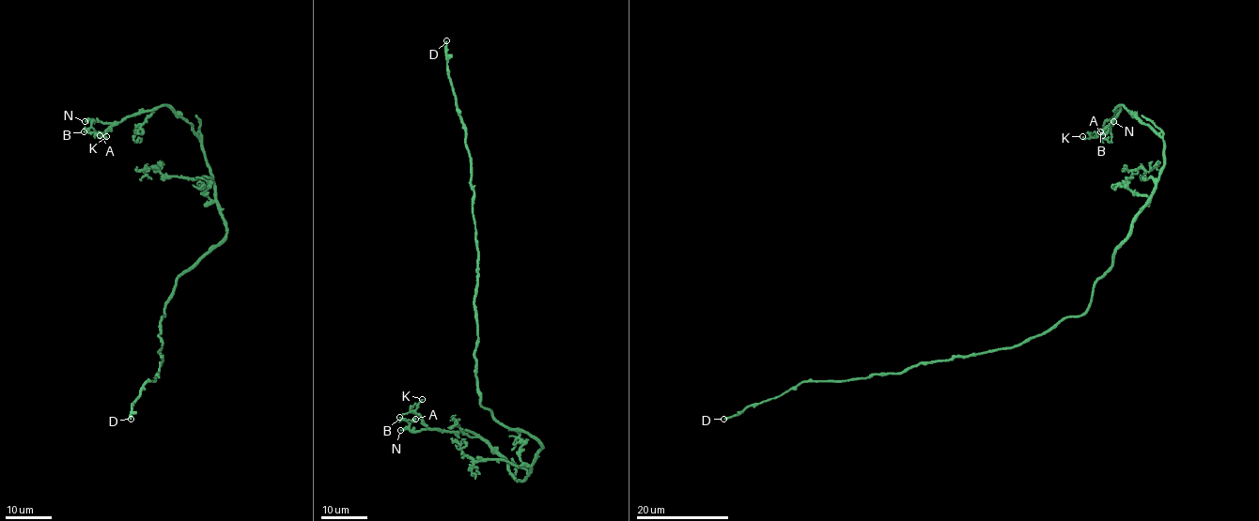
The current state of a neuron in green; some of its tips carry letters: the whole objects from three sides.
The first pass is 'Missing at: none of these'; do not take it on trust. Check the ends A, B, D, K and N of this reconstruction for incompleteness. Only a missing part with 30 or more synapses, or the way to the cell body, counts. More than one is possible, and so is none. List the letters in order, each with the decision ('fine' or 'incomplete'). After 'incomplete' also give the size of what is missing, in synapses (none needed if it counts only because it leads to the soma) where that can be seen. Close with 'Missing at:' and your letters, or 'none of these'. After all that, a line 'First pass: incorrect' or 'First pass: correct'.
A: fine
B: fine
D: incomplete; 300 synapses
K: fine
N: fine
Missing at: D
First pass: incorrect

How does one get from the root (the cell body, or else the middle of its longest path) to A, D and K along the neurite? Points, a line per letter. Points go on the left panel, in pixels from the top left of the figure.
A: (165, 314), (176, 281), (225, 234), (202, 141), (167, 105), (120, 121), (94, 120), (91, 127), (100, 135)
D: (165, 314), (161, 320), (159, 371), (153, 381), (143, 386), (132, 404), (131, 419)
K: (165, 314), (176, 281), (225, 234), (202, 141), (193, 126), (167, 105), (126, 115), (100, 137), (106, 136)

